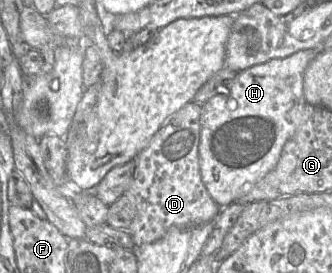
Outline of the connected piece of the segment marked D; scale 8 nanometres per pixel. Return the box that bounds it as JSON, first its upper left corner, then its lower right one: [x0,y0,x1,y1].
[127,102,221,247]

